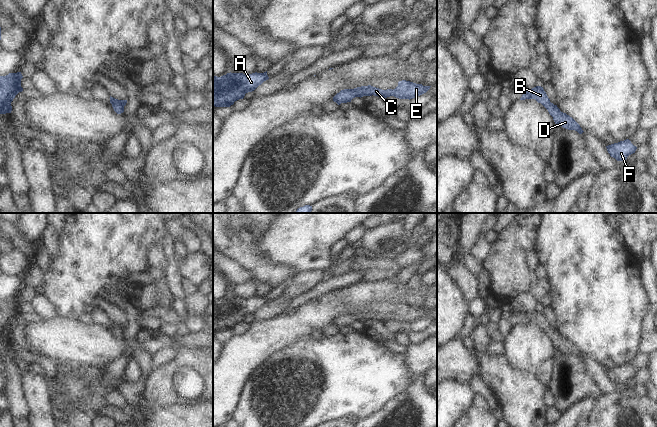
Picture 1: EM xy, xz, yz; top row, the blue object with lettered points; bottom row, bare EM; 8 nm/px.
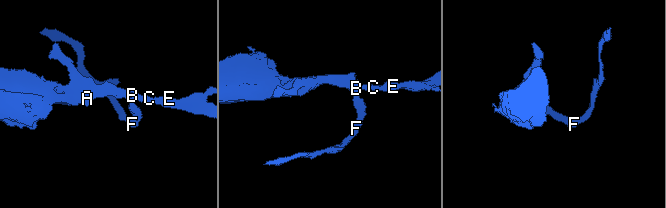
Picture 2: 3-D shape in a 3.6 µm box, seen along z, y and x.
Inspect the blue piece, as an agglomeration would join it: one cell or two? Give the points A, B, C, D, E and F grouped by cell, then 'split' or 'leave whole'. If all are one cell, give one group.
groups A B C D E F; leave whole

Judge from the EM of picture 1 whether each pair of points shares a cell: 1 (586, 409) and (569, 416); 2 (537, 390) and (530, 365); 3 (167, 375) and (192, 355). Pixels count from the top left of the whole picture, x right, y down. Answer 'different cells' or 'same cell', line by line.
1: same cell
2: different cells
3: same cell

